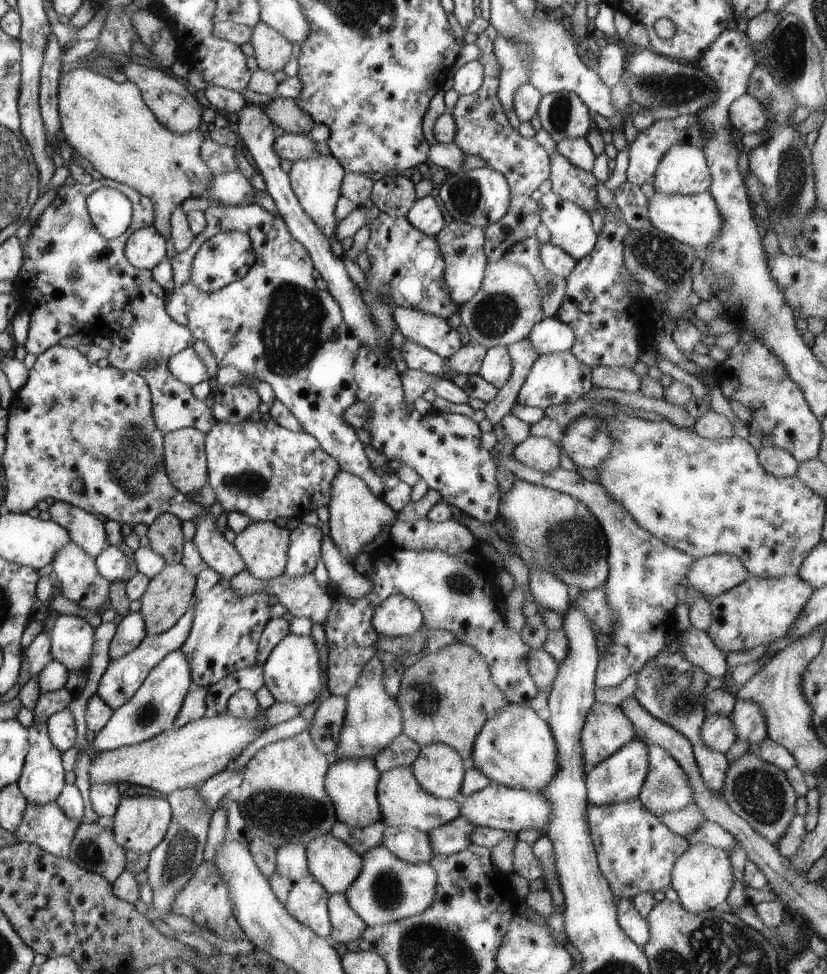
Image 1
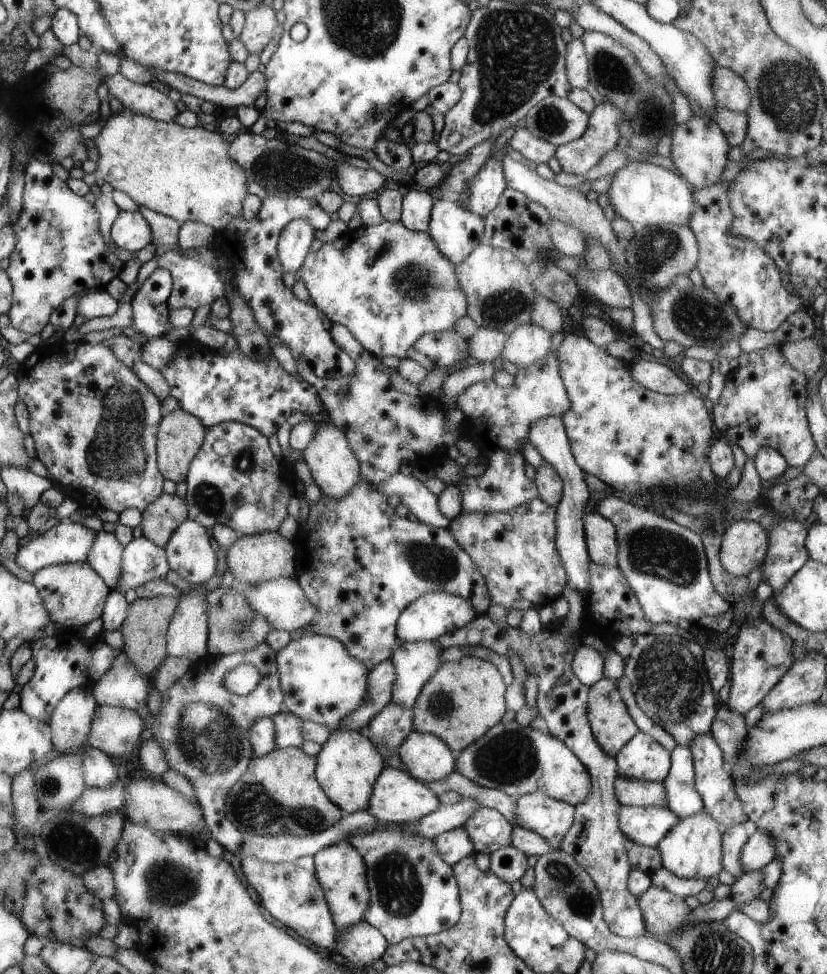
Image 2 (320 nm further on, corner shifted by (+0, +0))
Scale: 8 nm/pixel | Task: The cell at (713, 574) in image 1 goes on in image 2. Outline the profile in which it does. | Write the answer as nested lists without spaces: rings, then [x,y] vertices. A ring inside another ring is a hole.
[[[738,519],[728,525],[721,534],[720,560],[724,570],[734,576],[748,575],[752,570],[762,565],[769,543],[768,533],[759,522],[752,519]]]

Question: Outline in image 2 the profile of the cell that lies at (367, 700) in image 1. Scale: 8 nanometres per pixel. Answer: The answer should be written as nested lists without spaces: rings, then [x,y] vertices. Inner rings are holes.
[[[436,641],[403,642],[397,646],[390,658],[396,675],[392,701],[412,708],[426,681],[443,663],[443,650]]]

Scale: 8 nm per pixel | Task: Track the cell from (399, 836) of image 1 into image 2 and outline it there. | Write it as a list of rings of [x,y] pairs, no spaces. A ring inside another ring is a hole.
[[[464,827],[439,834],[433,838],[437,853],[450,866],[454,866],[462,859],[476,854],[474,843]]]

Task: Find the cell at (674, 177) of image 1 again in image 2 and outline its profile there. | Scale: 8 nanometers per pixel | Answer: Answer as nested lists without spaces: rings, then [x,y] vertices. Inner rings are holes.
[[[698,115],[673,128],[671,158],[678,170],[684,174],[694,191],[706,189],[718,183],[728,164],[730,145],[727,136],[717,122]]]

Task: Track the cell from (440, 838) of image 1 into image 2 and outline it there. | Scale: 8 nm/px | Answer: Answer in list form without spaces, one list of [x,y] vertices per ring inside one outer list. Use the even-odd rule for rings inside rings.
[[[480,806],[463,826],[471,836],[475,849],[485,855],[511,845],[514,826],[497,810]]]

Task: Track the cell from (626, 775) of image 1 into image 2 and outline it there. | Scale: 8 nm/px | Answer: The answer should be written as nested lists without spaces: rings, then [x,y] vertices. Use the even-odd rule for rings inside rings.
[[[638,731],[615,756],[620,775],[663,783],[671,767],[669,750],[644,731]]]

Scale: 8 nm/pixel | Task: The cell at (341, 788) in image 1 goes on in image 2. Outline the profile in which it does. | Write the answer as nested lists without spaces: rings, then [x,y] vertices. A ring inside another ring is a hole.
[[[334,726],[331,728],[329,739],[321,746],[320,752],[316,757],[315,777],[320,783],[326,796],[344,812],[355,813],[366,811],[373,789],[373,784],[378,775],[384,770],[385,764],[381,752],[375,747],[375,744],[362,733],[358,731],[349,731],[348,729],[339,729]]]

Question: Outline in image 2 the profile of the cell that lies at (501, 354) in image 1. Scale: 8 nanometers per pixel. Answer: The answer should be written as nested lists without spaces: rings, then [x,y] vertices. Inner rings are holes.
[[[534,321],[519,324],[506,339],[501,358],[525,367],[550,354],[553,334]]]

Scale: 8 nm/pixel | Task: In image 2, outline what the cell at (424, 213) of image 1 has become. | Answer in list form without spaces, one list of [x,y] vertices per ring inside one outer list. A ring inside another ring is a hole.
[[[413,187],[402,199],[401,223],[411,231],[426,233],[429,229],[429,220],[433,196],[424,189]]]

